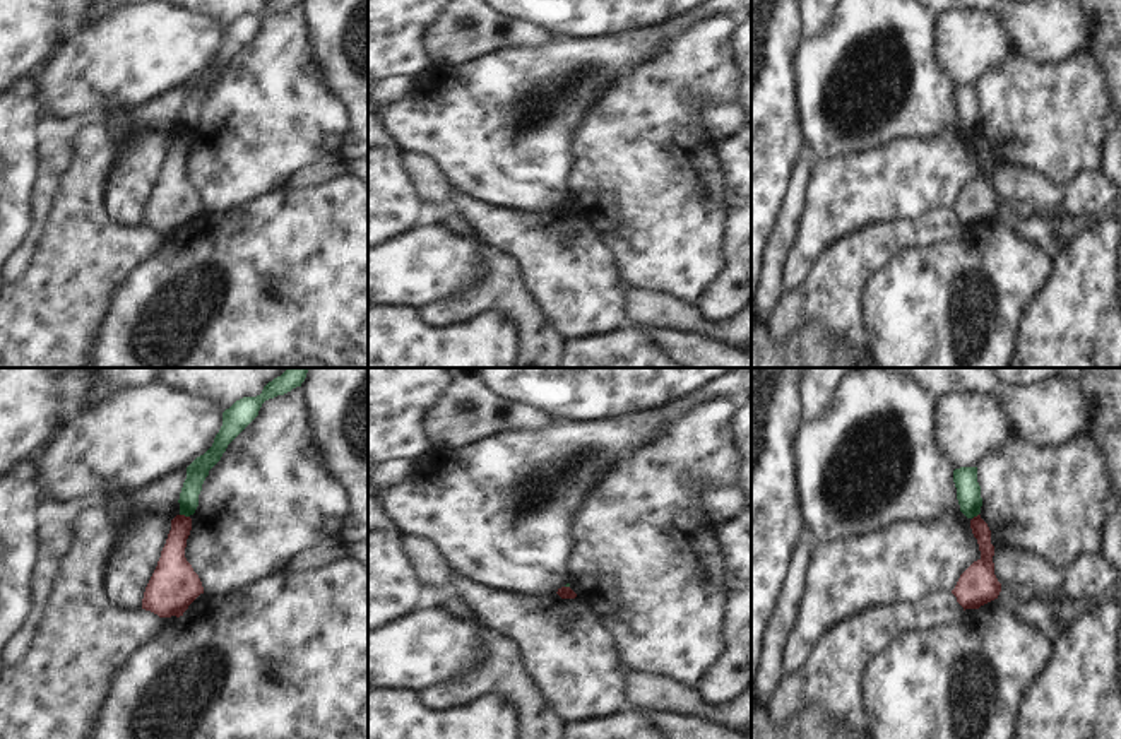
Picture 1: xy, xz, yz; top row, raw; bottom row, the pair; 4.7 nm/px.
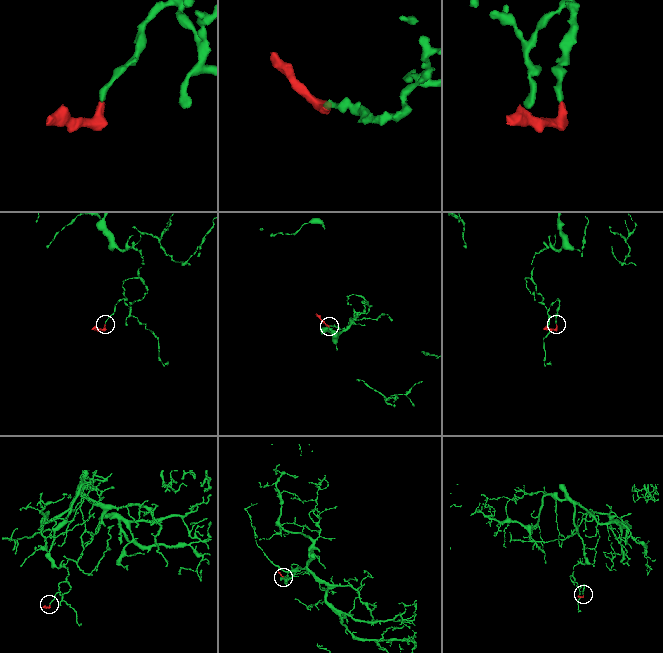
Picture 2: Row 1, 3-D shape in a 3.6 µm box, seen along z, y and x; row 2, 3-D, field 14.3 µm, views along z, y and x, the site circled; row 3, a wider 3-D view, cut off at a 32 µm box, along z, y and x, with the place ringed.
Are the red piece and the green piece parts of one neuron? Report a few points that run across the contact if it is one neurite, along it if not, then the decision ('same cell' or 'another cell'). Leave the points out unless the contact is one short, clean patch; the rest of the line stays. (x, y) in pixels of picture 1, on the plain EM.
line xy (180, 130), (189, 134); another cell

